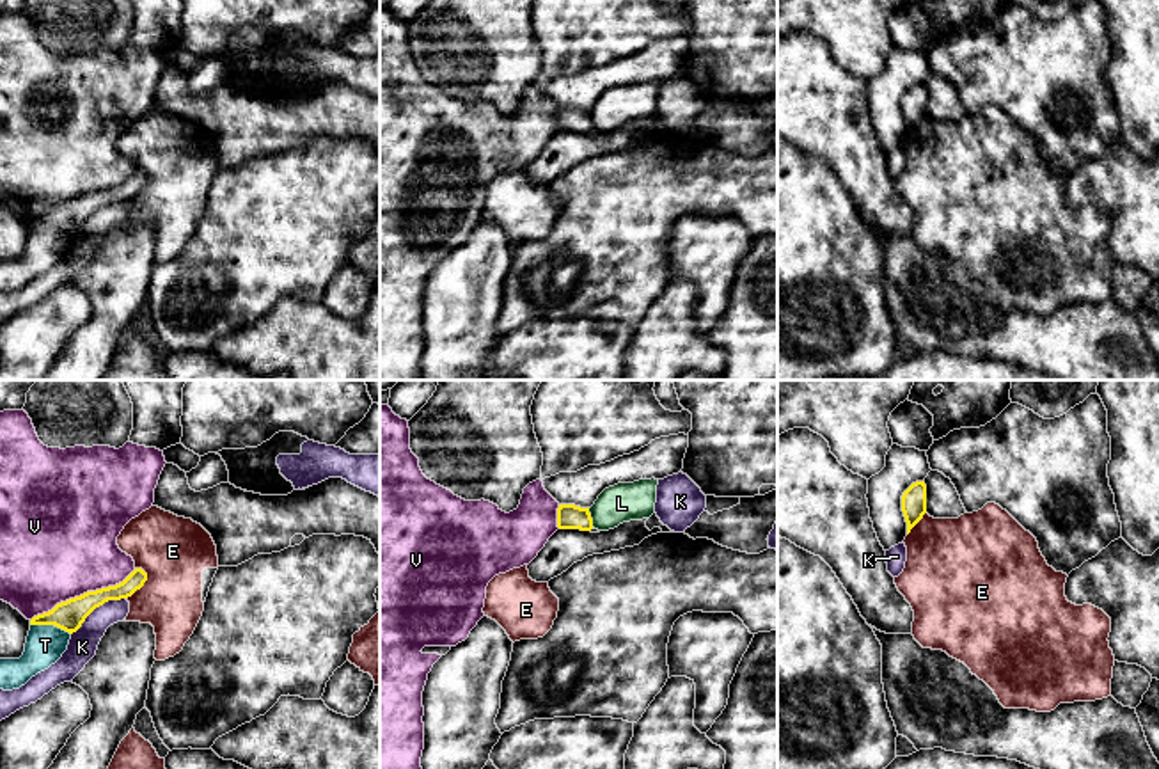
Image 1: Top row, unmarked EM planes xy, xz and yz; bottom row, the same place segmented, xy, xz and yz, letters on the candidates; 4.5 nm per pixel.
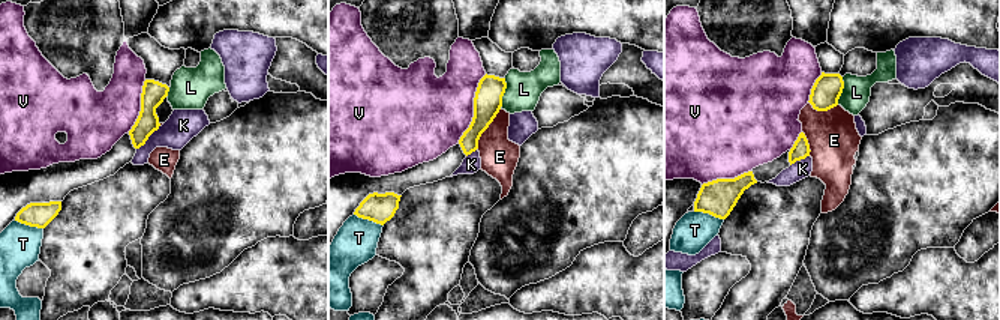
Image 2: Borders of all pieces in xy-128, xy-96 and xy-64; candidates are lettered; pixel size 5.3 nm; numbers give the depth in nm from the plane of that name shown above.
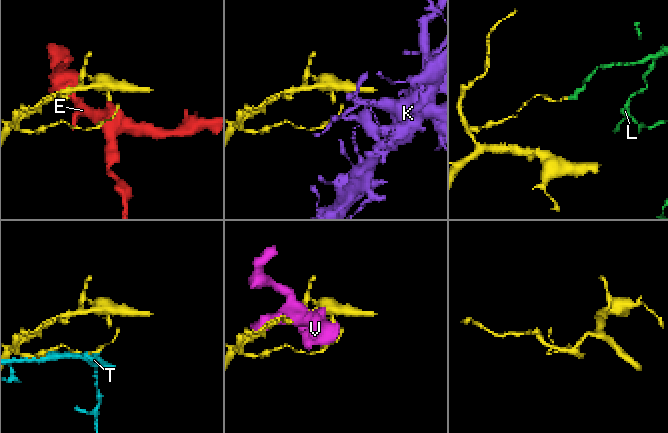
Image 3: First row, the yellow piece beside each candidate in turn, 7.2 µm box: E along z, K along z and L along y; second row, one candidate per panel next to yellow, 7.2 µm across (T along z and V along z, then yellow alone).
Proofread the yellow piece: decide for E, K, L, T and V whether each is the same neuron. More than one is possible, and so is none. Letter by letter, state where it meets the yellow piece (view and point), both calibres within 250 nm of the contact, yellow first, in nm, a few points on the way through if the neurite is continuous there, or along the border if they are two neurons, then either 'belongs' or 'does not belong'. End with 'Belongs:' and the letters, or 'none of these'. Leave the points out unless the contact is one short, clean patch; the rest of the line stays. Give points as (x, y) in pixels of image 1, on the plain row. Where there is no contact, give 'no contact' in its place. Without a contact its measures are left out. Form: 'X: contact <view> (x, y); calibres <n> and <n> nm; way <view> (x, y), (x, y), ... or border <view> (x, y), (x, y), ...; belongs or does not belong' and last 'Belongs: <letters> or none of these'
E: contact xy (142, 187); calibres 80 and 320 nm; does not belong
K: contact xy (96, 208); calibres 140 and 130 nm; does not belong
L: contact xz (590, 119); calibres 110 and 180 nm; border xz (588, 110), (593, 128); does not belong
T: contact xy (50, 226); calibres 140 and 180 nm; does not belong
V: contact xy (84, 196); calibres 140 and 500 nm; does not belong
Belongs: none of these

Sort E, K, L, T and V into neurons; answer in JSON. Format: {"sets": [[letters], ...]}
{"sets": [["E"], ["K"], ["L", "T"], ["V"]]}

